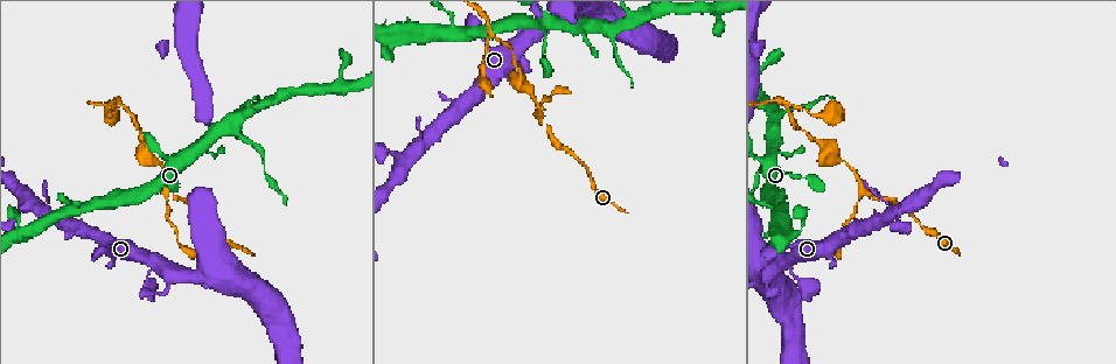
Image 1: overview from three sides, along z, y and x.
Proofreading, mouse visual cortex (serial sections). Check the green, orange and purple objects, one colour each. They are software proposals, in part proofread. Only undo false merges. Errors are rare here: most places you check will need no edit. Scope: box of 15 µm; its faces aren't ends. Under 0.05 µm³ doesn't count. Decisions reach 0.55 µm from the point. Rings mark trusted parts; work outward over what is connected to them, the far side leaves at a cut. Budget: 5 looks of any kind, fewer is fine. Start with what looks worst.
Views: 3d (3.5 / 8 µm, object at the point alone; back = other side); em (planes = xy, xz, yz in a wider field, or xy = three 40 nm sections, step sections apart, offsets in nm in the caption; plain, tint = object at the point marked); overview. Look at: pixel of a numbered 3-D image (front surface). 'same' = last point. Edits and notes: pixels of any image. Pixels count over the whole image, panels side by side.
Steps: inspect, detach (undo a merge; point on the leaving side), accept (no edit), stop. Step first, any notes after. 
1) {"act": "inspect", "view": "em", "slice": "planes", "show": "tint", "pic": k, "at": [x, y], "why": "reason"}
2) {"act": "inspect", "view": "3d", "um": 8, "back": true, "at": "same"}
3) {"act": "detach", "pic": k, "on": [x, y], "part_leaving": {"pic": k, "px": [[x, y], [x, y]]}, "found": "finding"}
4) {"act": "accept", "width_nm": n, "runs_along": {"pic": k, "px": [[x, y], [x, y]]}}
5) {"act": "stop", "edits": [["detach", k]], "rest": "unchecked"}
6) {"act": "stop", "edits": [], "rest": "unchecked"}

{"act": "inspect", "view": "3d", "um": 8, "pic": 1, "at": [167, 193], "why": "abrupt turn"}

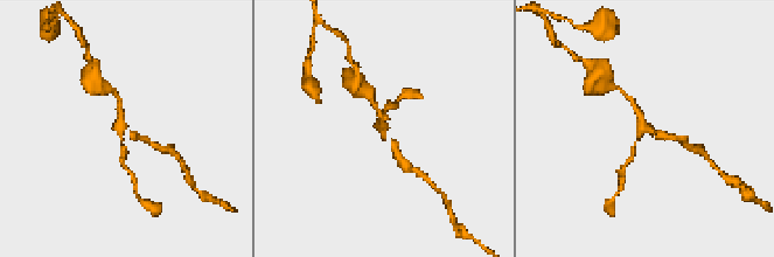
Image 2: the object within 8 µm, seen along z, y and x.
{"act": "inspect", "view": "em", "slice": "planes", "show": "tint", "pic": 2, "at": [644, 128], "arms": 3, "arm_widths_nm": [150, 150, 250], "why": "shape alone is not enough"}

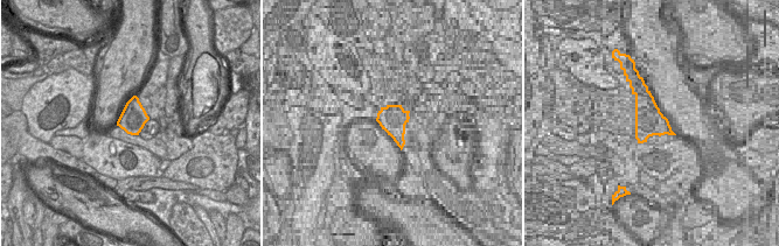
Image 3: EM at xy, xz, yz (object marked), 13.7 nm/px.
{"act": "accept", "found": "one cell here"}

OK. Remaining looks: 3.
{"act": "inspect", "view": "3d", "um": 3.5, "pic": 1, "at": [491, 36], "why": "sharp bend"}

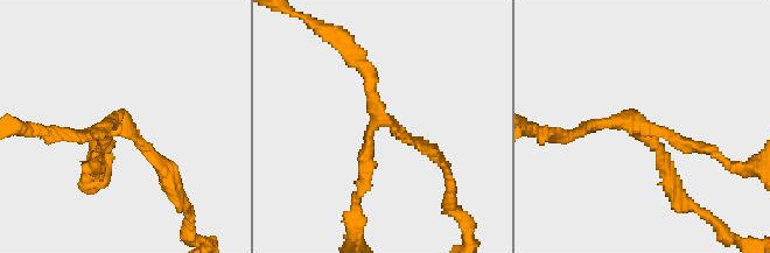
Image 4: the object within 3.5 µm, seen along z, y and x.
{"act": "inspect", "view": "em", "slice": "xy", "step": 5, "show": "tint", "pic": 4, "at": [123, 127], "arms": 3, "arm_widths_nm": [200, 200, 200]}

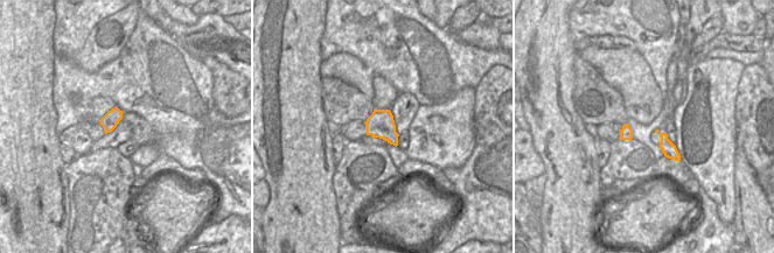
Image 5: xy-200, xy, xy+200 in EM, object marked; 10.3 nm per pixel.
{"act": "accept", "runs_along": {"pic": 4, "px": [[431, 149], [380, 120], [369, 132], [365, 183]]}, "found": "continuous, no second cell"}

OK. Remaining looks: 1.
{"act": "stop", "edits": [], "rest": "unchecked"}

